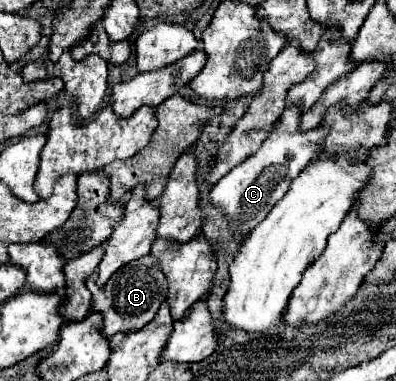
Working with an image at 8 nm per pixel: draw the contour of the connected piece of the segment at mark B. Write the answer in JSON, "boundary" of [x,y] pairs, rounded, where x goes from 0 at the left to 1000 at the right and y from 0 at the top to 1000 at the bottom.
{"boundary":[[[361,672],[341,688],[326,688],[321,698],[295,709],[260,756],[240,751],[240,719],[225,724],[215,745],[235,772],[230,819],[250,819],[260,829],[255,871],[265,887],[285,887],[301,871],[311,877],[351,871],[366,850],[376,850],[391,835],[402,803],[417,793],[422,777],[422,751],[417,751],[422,740],[412,740],[412,714],[402,709],[402,693],[381,672]]]}

